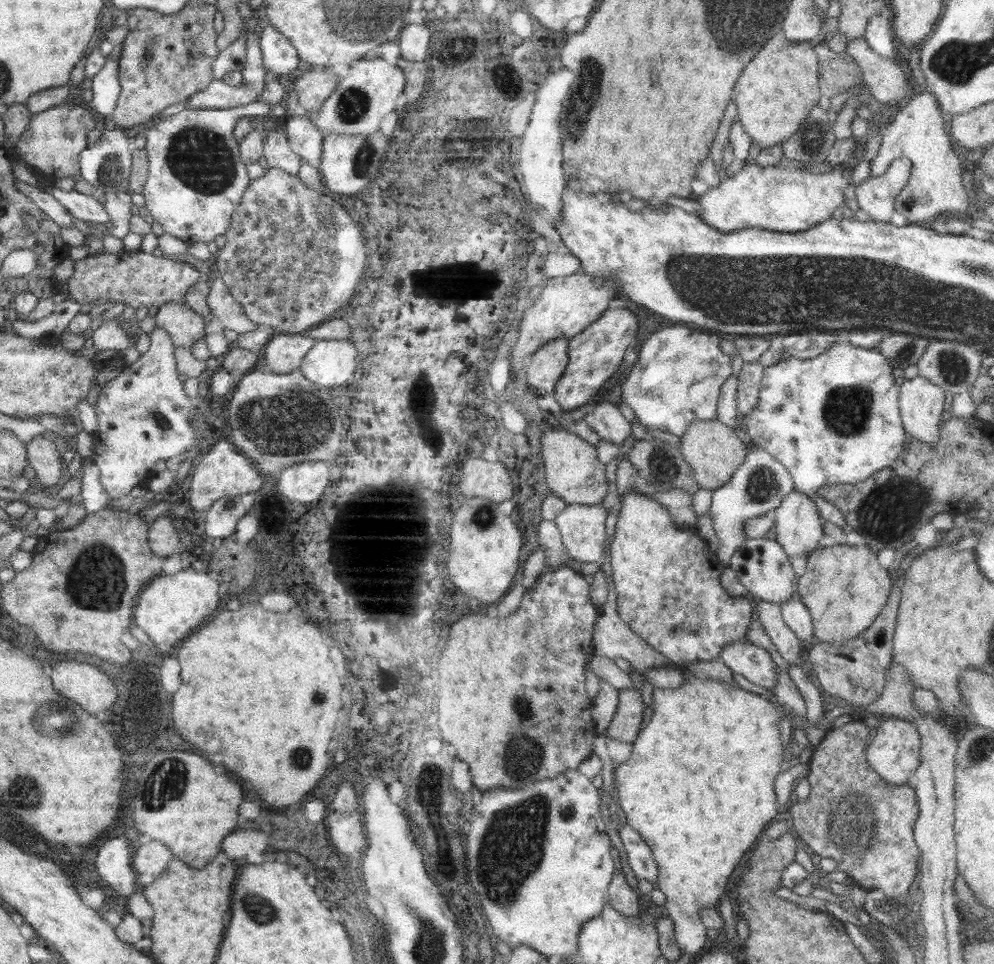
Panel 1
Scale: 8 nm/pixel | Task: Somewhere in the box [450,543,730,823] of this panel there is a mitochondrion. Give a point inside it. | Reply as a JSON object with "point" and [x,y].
{"point":[524,756]}

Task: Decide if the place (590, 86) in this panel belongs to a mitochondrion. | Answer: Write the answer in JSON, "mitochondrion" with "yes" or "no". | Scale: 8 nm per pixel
{"mitochondrion":"yes"}

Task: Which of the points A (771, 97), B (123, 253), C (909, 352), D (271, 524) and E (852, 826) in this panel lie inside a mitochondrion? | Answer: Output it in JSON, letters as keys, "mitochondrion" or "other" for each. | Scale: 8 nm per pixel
{"A":"other","B":"other","C":"mitochondrion","D":"other","E":"mitochondrion"}

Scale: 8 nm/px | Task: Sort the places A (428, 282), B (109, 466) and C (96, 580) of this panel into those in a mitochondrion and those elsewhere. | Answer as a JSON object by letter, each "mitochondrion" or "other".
{"A":"other","B":"other","C":"mitochondrion"}

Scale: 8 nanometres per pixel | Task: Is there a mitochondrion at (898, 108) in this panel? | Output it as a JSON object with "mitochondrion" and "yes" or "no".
{"mitochondrion":"no"}

